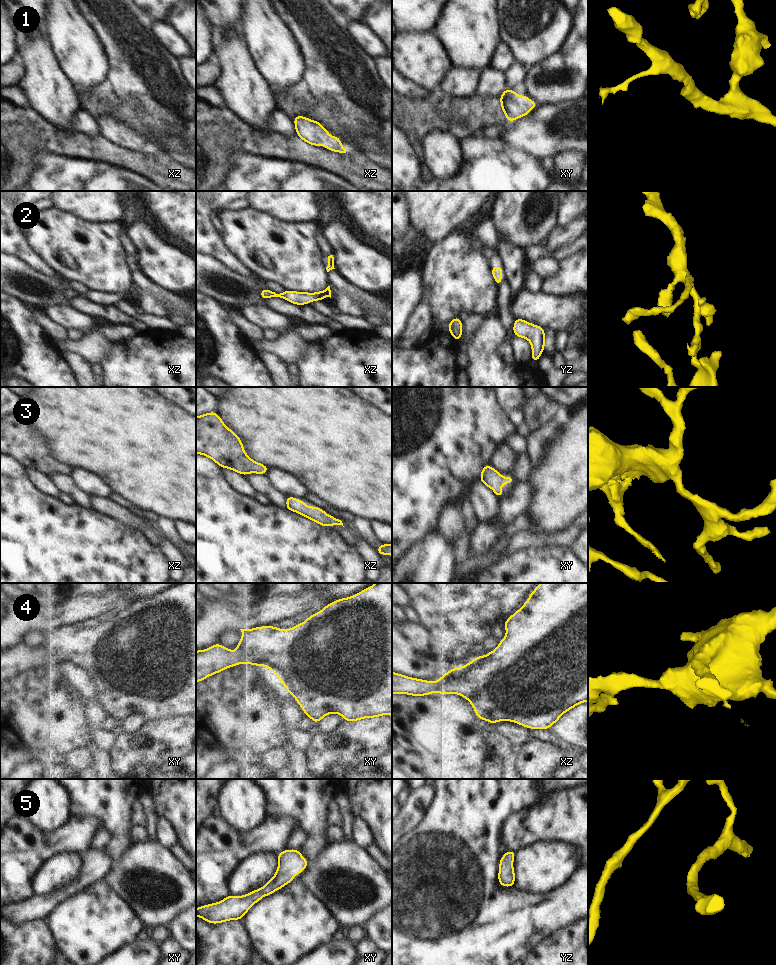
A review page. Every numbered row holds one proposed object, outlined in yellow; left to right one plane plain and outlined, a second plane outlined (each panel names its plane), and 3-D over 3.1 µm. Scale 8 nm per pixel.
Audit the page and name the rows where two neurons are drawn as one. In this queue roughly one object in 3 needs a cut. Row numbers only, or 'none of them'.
none of them

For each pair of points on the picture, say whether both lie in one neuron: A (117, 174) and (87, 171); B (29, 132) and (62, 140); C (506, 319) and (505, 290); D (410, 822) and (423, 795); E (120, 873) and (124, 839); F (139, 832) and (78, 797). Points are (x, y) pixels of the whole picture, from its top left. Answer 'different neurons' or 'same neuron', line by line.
A: same neuron
B: same neuron
C: same neuron
D: same neuron
E: different neurons
F: different neurons

